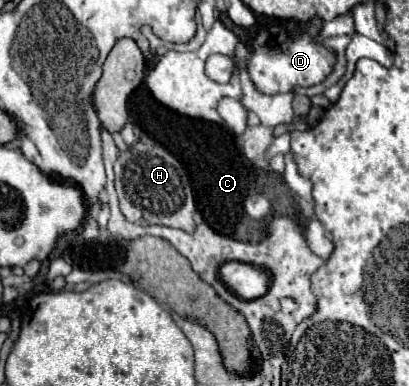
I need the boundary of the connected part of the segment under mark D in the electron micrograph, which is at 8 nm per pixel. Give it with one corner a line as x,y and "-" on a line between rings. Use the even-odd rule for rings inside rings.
317,18
311,20
309,30
301,32
295,38
291,38
286,29
279,24
259,30
259,34
251,44
251,56
247,66
257,90
265,94
279,94
279,92
289,92
295,86
313,86
325,80
325,76
331,72
335,64
335,54
313,40
313,34
317,32
319,24
321,20

